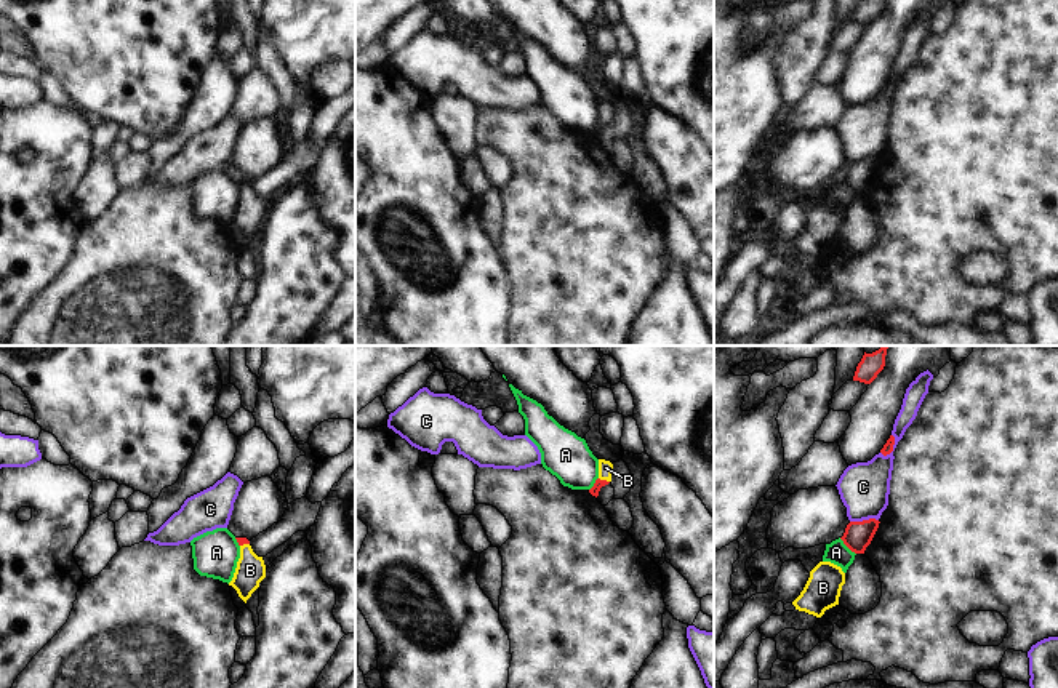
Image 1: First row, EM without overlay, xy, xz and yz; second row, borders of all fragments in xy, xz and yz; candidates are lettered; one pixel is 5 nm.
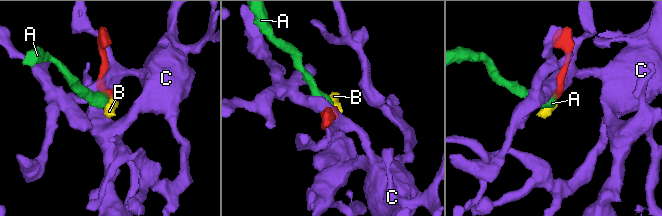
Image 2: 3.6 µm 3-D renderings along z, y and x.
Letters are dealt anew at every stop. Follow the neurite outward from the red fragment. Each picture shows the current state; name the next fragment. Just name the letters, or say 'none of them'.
B

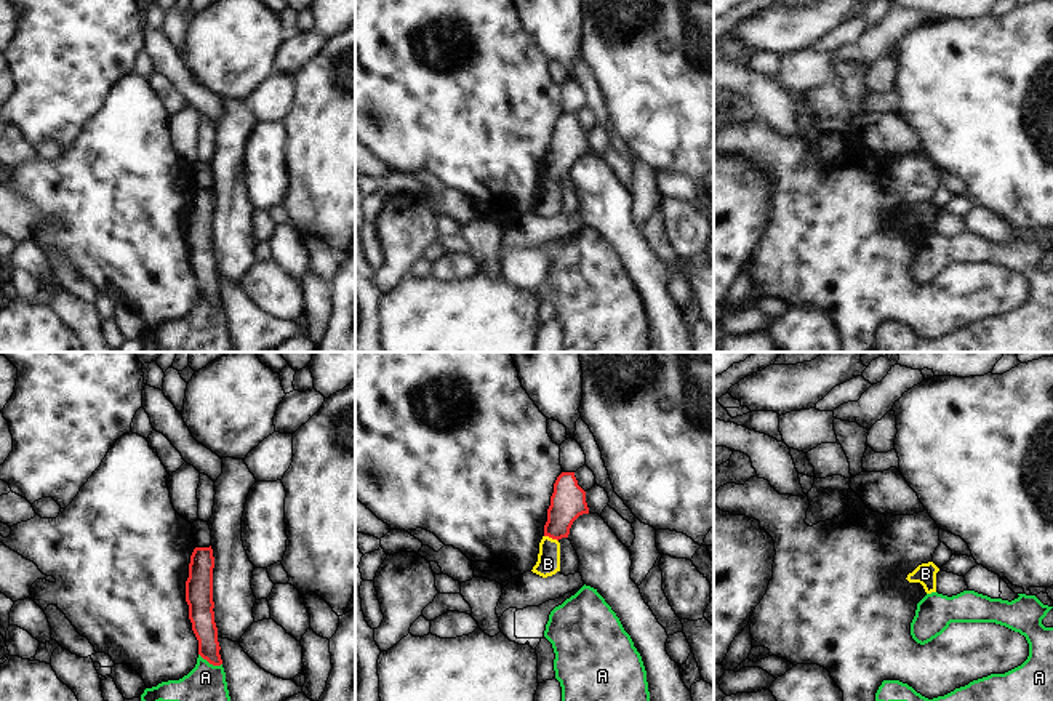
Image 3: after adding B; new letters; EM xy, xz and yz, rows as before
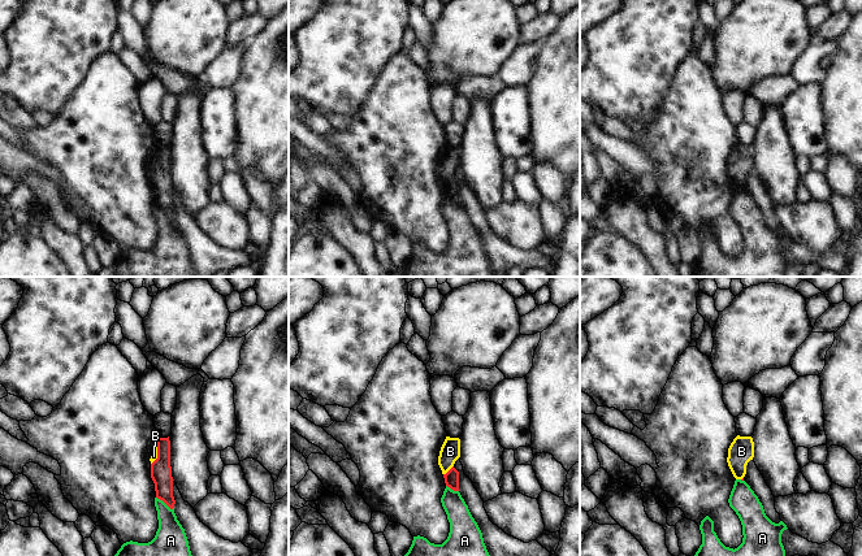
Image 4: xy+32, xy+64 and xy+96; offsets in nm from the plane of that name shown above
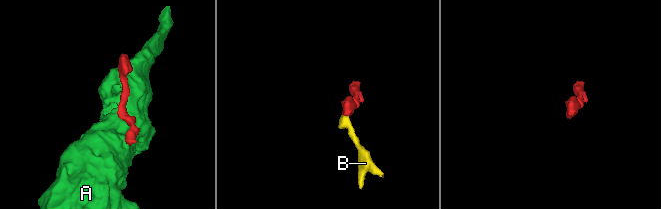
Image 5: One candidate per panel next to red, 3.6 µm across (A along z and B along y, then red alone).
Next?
none of them

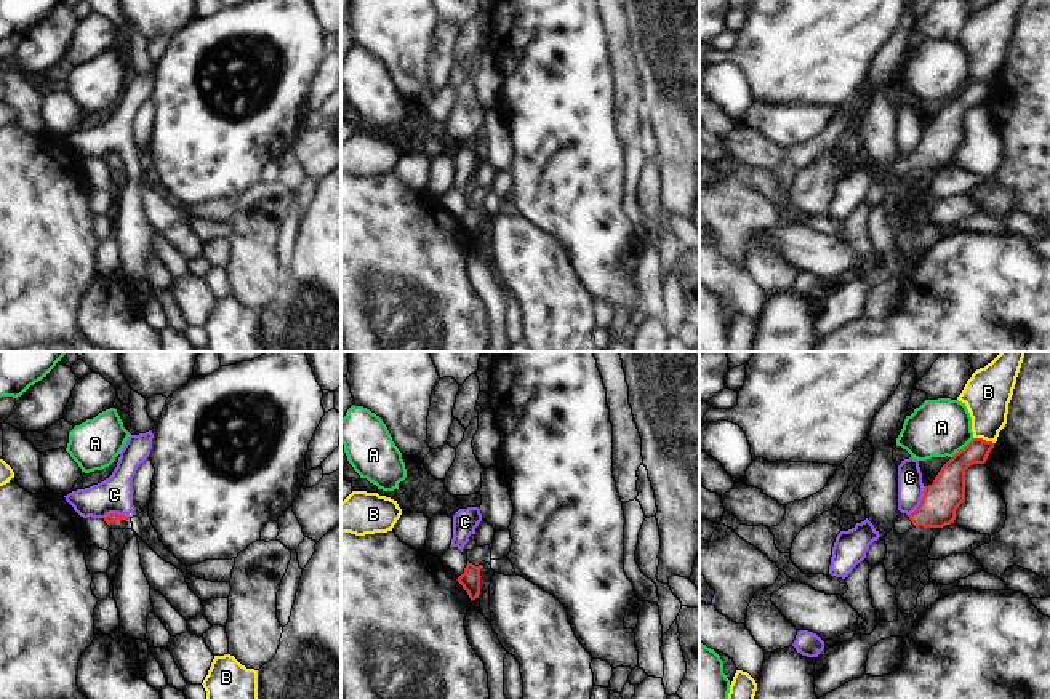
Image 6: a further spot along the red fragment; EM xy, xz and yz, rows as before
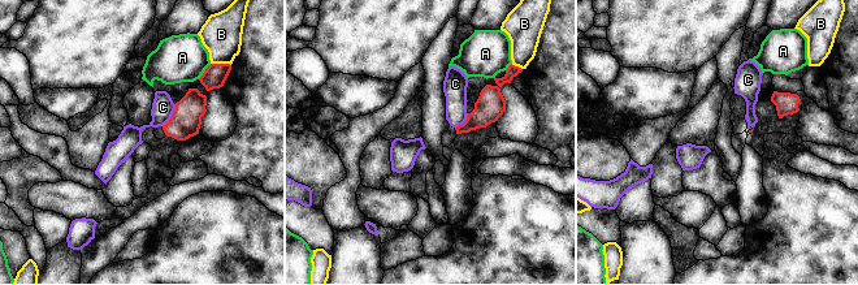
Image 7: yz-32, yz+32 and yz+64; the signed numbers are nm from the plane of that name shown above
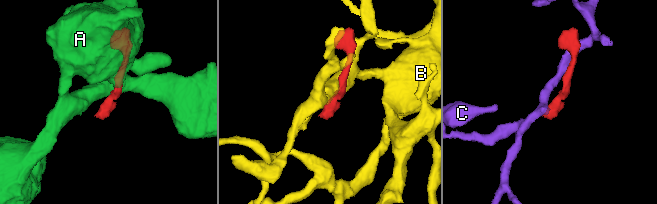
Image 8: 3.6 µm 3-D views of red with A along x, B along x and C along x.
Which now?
none of them

